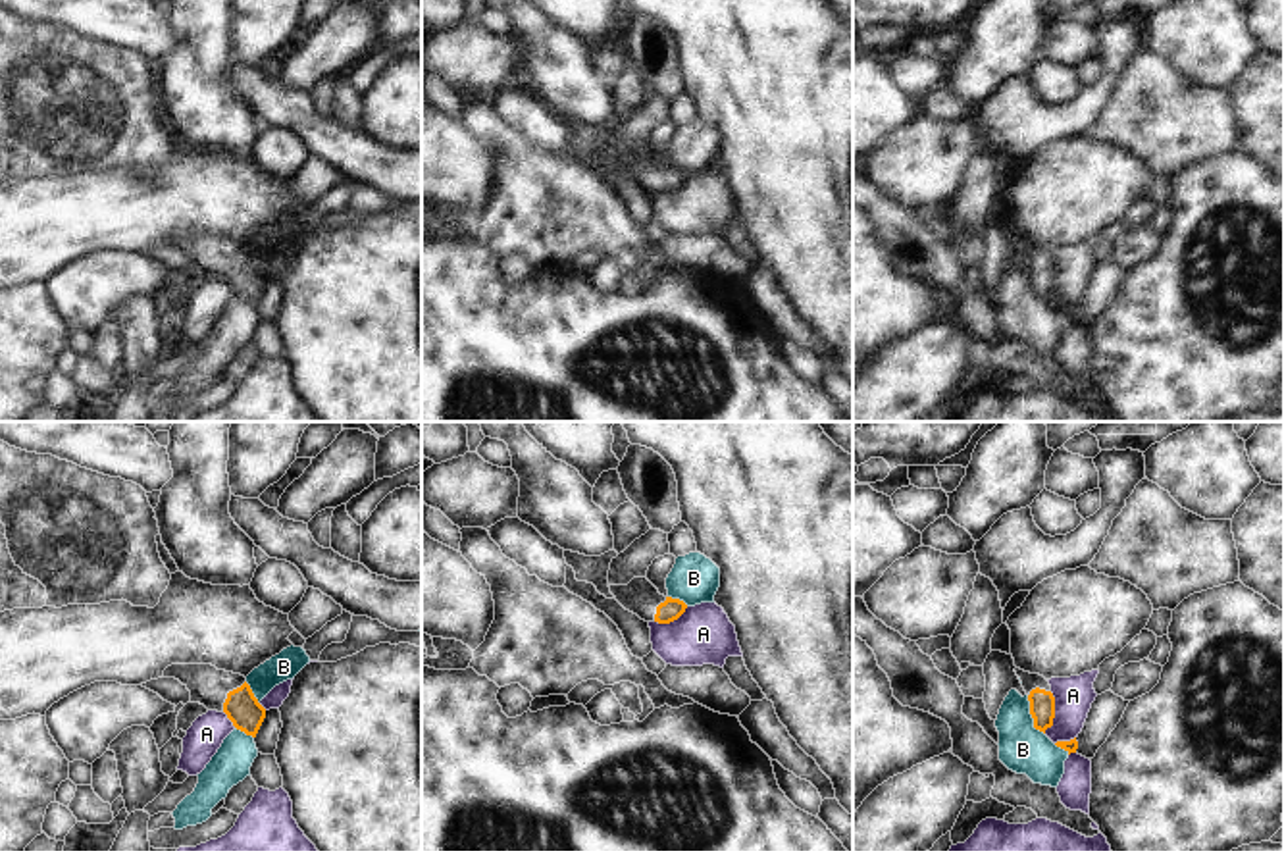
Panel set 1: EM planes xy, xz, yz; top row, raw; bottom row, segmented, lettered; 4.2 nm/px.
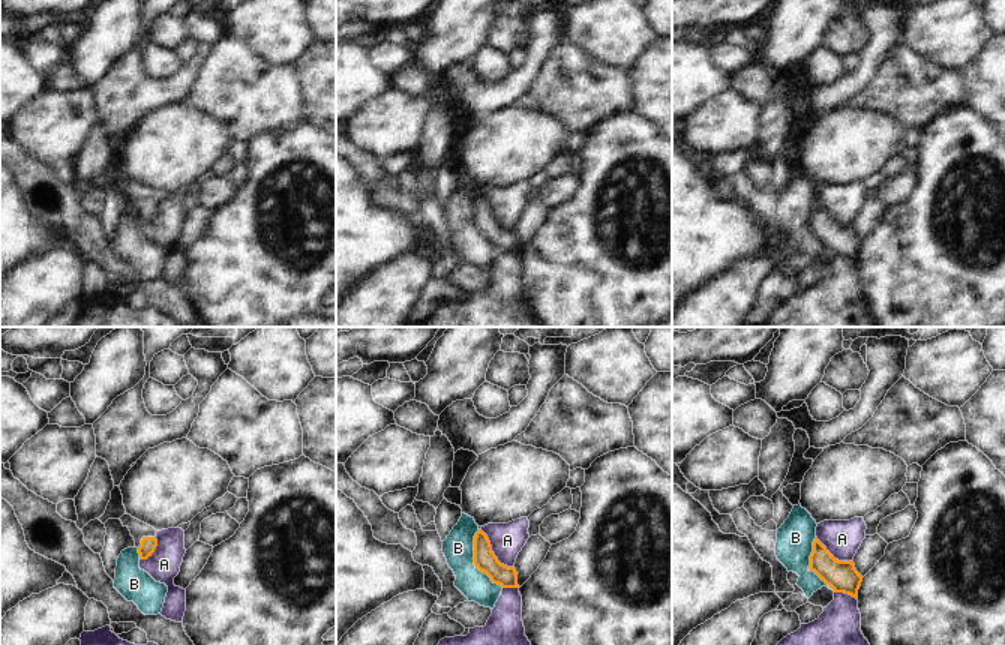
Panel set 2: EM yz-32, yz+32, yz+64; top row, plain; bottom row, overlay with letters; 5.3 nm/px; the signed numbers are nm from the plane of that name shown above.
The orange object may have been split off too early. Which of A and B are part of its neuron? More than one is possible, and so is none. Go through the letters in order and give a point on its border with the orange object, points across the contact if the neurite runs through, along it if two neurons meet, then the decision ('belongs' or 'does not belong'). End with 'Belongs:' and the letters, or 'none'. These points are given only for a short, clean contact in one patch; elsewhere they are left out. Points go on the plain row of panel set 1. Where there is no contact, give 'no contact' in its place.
A: yz (1053, 282) | does not belong
B: yz (1032, 285) | along yz (1027, 264), (1032, 293), (1044, 303) | does not belong
Belongs: none

